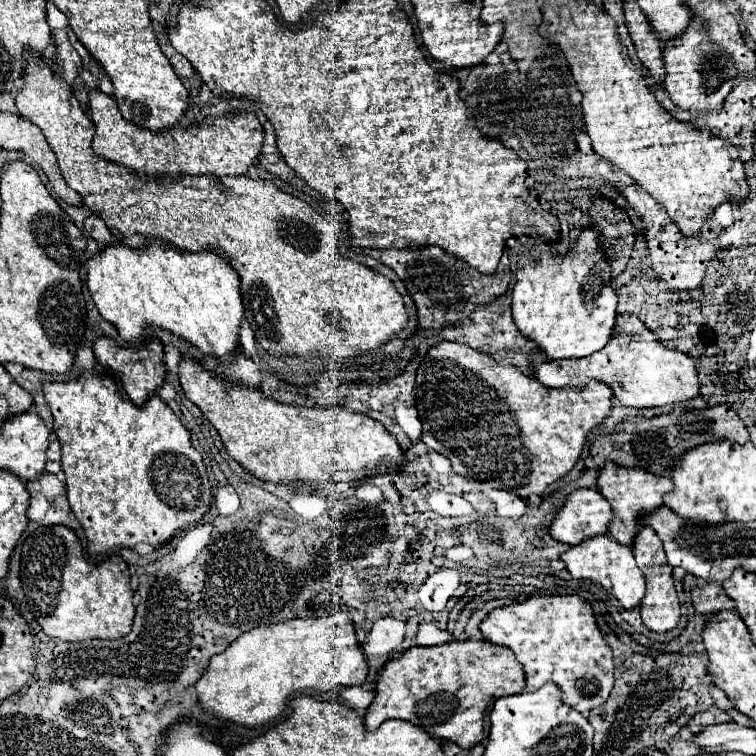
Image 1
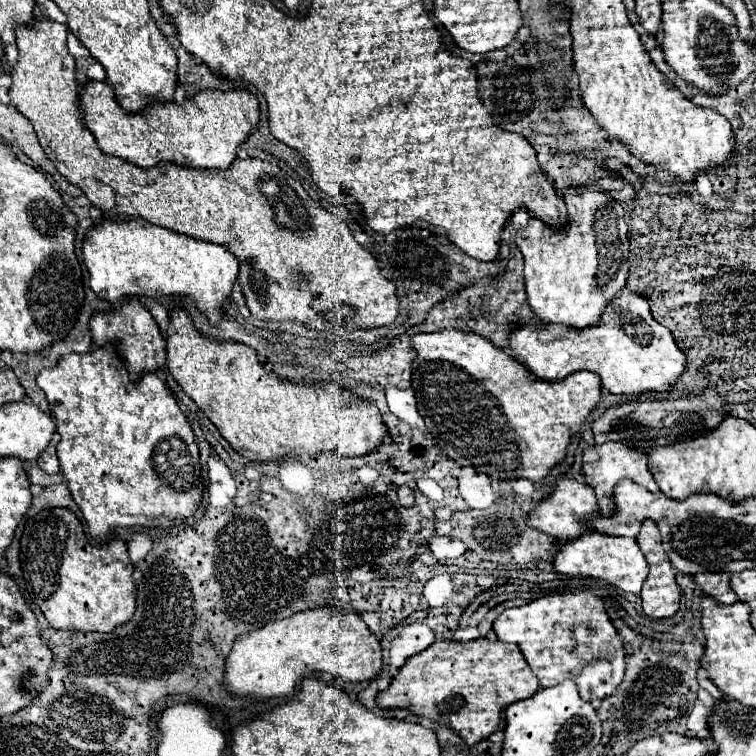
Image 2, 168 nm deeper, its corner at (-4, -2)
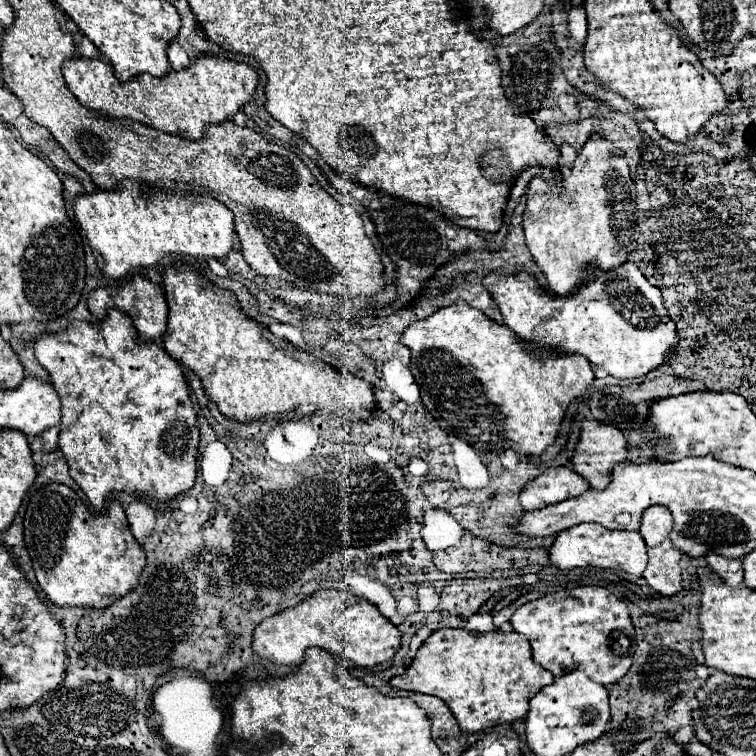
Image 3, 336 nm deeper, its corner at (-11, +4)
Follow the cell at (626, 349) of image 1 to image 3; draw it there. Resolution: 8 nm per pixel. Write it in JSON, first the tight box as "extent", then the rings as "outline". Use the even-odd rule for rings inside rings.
{"extent":[482,262,678,380],"outline":[[[624,262],[620,268],[592,272],[588,284],[580,288],[580,292],[572,292],[568,298],[552,296],[544,290],[530,272],[514,272],[514,274],[488,274],[484,276],[482,284],[488,288],[490,296],[494,298],[504,324],[512,328],[520,338],[528,340],[530,344],[540,344],[544,348],[558,348],[562,352],[582,354],[590,360],[594,368],[602,368],[614,378],[632,380],[646,376],[648,372],[656,370],[660,364],[666,362],[670,348],[676,346],[678,334],[676,324],[668,318],[666,308],[662,306],[662,296],[656,286],[652,286],[646,276],[638,270],[634,262]]]}

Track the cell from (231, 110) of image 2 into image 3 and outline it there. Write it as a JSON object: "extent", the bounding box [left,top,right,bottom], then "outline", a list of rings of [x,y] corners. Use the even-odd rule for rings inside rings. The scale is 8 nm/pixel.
{"extent":[62,56,258,140],"outline":[[[74,56],[70,60],[66,60],[62,64],[62,74],[64,80],[68,84],[68,88],[72,90],[72,94],[86,106],[92,110],[100,110],[106,112],[108,116],[126,116],[132,118],[136,122],[148,124],[152,128],[164,130],[168,134],[178,134],[190,140],[198,140],[204,136],[204,128],[208,124],[218,124],[218,122],[226,122],[232,120],[232,116],[252,98],[256,84],[258,84],[258,74],[252,66],[244,64],[244,62],[236,62],[236,60],[226,60],[220,56],[196,56],[196,60],[182,70],[174,70],[170,68],[168,76],[148,76],[148,74],[140,74],[134,76],[128,82],[120,82],[114,76],[112,64],[100,60],[100,58],[84,58],[84,56]]]}

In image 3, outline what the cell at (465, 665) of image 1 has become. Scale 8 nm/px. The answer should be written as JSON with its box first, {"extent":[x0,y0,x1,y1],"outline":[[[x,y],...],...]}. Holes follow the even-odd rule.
{"extent":[390,628,554,732],"outline":[[[442,628],[426,638],[426,642],[416,652],[408,670],[402,676],[394,676],[390,680],[390,686],[400,688],[400,690],[414,690],[414,692],[438,696],[448,704],[454,718],[458,720],[458,726],[464,732],[484,732],[494,724],[506,724],[506,722],[512,724],[516,720],[526,718],[530,698],[552,682],[554,682],[552,672],[540,668],[532,660],[530,644],[526,636],[518,632],[502,632],[502,630],[468,632],[468,630],[458,630],[458,628]]]}

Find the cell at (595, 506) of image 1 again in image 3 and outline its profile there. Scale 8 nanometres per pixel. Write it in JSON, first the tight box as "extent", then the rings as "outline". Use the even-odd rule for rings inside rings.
{"extent":[520,468,588,510],"outline":[[[548,468],[534,480],[524,484],[524,488],[520,490],[520,504],[522,510],[538,510],[548,504],[576,498],[588,488],[588,482],[572,468]]]}

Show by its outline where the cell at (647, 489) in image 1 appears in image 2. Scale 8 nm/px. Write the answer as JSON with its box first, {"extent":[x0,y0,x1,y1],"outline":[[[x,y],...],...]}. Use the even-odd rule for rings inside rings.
{"extent":[583,442,661,518],"outline":[[[605,442],[601,446],[593,446],[593,448],[587,448],[583,452],[583,474],[585,474],[585,480],[589,486],[593,486],[595,494],[597,494],[597,500],[599,500],[599,508],[601,508],[601,514],[605,518],[611,518],[615,514],[615,506],[613,506],[613,488],[617,486],[617,482],[621,482],[623,478],[629,478],[633,482],[637,482],[639,486],[645,486],[649,492],[653,494],[661,494],[657,482],[653,480],[653,474],[649,470],[649,458],[641,452],[635,452],[631,450],[629,446],[625,444],[619,444],[619,442]]]}

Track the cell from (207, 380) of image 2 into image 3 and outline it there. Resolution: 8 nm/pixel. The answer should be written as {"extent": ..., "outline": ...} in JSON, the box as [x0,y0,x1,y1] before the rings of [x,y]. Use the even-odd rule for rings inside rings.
{"extent":[162,266,374,422],"outline":[[[168,266],[164,272],[164,290],[170,308],[166,332],[162,336],[164,348],[172,358],[180,360],[182,366],[194,370],[200,376],[206,394],[212,402],[218,404],[224,416],[234,418],[238,422],[258,420],[268,414],[286,416],[300,404],[312,404],[318,410],[326,410],[336,416],[346,416],[348,420],[368,420],[372,416],[374,396],[368,382],[350,374],[342,374],[336,368],[322,362],[312,352],[278,340],[266,326],[254,322],[242,312],[234,292],[214,286],[214,282],[202,276],[194,266]]]}

